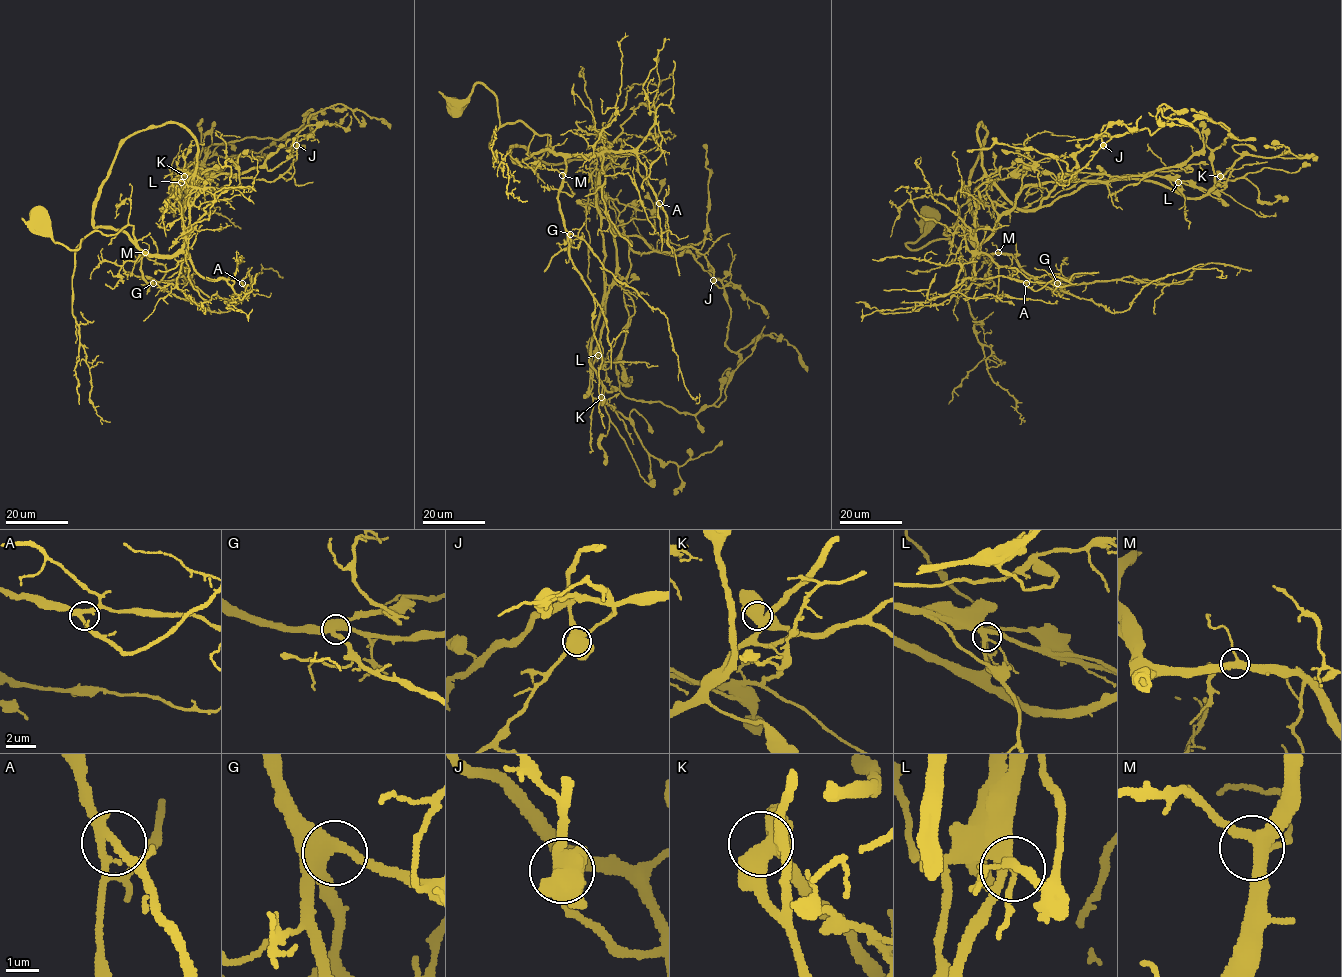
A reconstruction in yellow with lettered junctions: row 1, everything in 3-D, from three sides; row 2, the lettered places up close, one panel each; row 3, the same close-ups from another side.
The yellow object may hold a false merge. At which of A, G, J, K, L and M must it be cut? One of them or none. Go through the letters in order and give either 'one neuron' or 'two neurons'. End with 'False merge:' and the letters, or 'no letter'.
A: one neuron
G: one neuron
J: one neuron
K: one neuron
L: one neuron
M: one neuron
False merge: no letter

